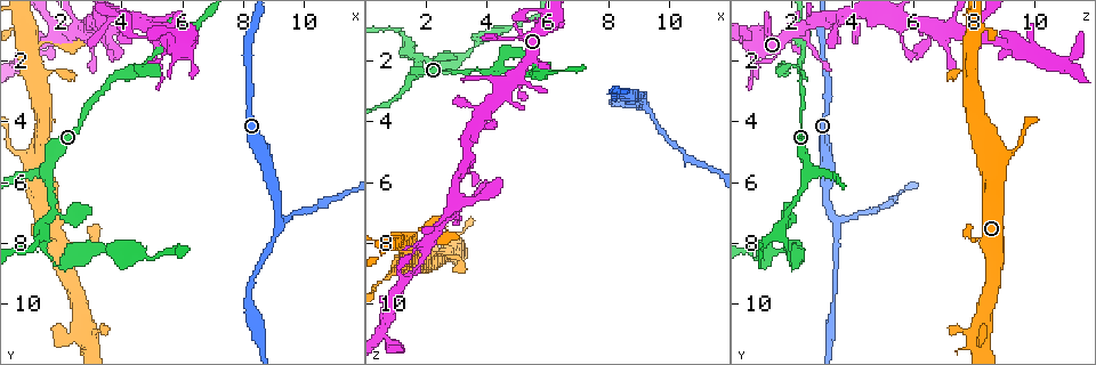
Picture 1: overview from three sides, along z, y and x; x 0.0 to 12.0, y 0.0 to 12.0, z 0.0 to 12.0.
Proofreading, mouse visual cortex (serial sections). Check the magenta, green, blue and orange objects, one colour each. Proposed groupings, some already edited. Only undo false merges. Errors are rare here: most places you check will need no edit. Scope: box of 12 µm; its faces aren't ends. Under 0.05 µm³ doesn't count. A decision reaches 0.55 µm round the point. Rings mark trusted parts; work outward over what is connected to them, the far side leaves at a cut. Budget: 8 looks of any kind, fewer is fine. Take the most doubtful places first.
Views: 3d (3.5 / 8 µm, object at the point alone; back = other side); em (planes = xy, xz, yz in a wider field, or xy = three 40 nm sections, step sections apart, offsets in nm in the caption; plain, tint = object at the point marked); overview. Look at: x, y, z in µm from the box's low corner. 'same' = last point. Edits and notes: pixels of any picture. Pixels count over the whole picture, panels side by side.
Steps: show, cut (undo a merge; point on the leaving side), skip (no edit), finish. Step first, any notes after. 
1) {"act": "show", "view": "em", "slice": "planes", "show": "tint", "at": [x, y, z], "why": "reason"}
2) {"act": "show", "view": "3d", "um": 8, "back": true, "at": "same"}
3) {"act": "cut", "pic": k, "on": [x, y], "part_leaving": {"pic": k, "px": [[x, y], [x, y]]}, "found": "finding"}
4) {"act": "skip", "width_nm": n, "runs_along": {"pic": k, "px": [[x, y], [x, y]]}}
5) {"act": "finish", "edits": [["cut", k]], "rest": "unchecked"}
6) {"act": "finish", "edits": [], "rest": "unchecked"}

{"act": "show", "view": "3d", "um": 3.5, "at": [4.1, 2.5, 2.4], "why": "three arms meet"}

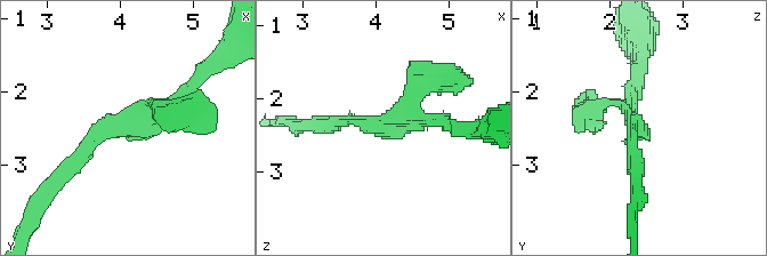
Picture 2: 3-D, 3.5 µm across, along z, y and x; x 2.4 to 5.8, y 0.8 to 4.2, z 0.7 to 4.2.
{"act": "show", "view": "em", "slice": "xy", "step": 5, "show": "tint", "at": [4.15, 2.50, 2.40], "arms": 3, "arm_widths_nm": [150, 200, 250], "why": "now the EM"}

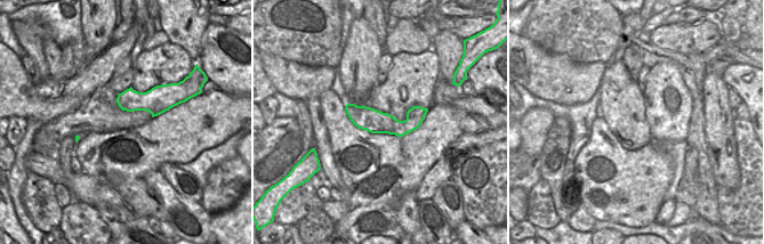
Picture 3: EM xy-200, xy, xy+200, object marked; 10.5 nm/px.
{"act": "skip", "runs_along": {"pic": 2, "px": [[72, 168], [93, 140], [148, 129], [191, 87]]}, "found": "continuous, no second cell"}

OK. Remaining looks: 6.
{"act": "show", "view": "em", "slice": "xy", "step": 1, "show": "tint", "at": [1.7, 1.4, 8.8]}

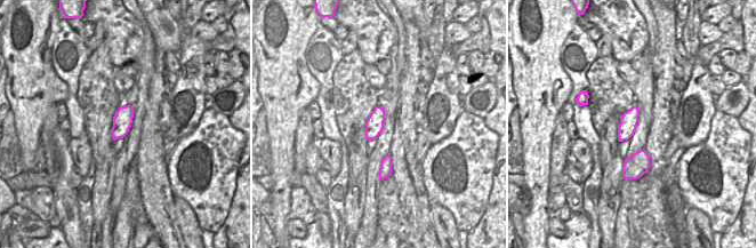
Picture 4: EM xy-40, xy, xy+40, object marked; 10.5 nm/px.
{"act": "show", "view": "3d", "um": 3.5, "at": "same", "why": "wider look"}

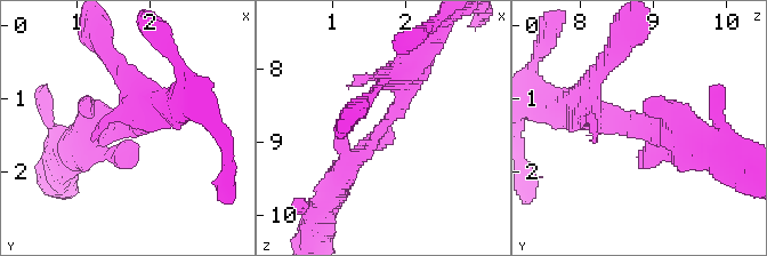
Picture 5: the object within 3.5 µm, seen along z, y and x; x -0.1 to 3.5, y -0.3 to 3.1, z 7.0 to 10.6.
{"act": "skip", "runs_along": {"pic": 5, "px": [[414, 64], [401, 77], [401, 105], [338, 182]]}, "found": "one cell here"}

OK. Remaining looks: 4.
{"act": "show", "view": "3d", "um": 3.5, "at": [1.4, 7.7, 1.6], "why": "three arms meet"}

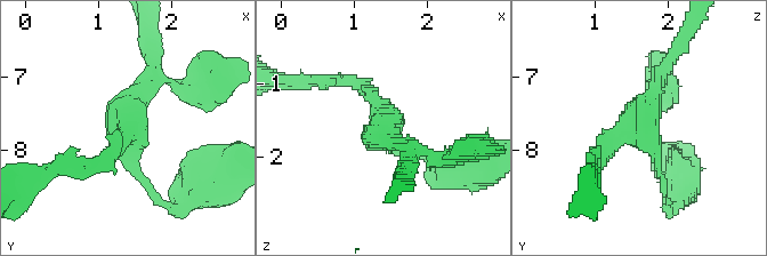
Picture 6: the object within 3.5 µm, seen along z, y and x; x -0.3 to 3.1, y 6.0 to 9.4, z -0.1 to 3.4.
{"act": "show", "view": "em", "slice": "planes", "show": "tint", "at": [1.35, 7.70, 1.65], "arms": 3, "arm_widths_nm": [150, 200, 250], "why": "shape alone is not enough"}

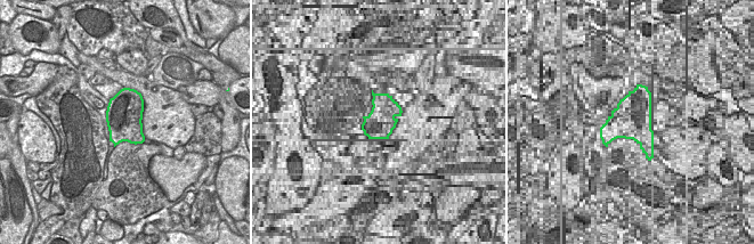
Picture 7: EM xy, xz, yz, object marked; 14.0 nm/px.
{"act": "skip", "found": "all the same cell"}

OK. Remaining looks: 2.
{"act": "finish", "edits": [], "rest": "unchecked"}

